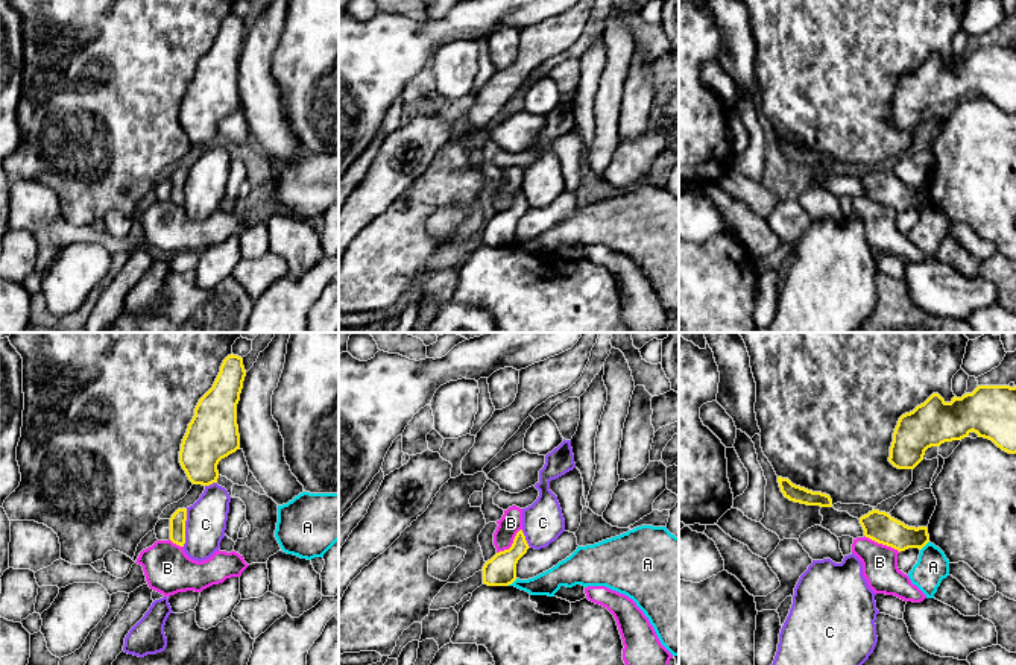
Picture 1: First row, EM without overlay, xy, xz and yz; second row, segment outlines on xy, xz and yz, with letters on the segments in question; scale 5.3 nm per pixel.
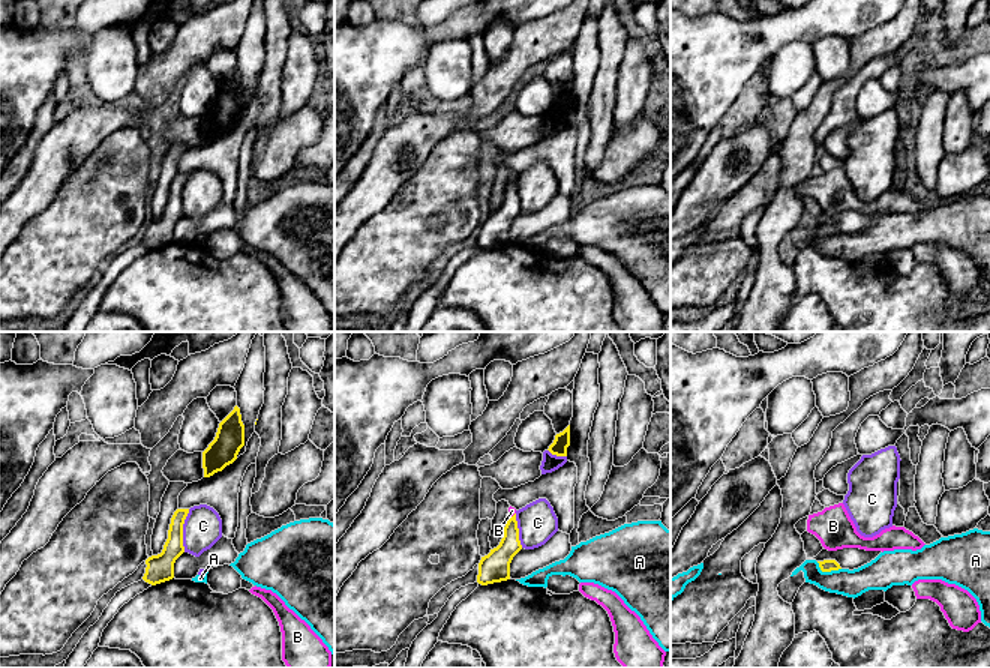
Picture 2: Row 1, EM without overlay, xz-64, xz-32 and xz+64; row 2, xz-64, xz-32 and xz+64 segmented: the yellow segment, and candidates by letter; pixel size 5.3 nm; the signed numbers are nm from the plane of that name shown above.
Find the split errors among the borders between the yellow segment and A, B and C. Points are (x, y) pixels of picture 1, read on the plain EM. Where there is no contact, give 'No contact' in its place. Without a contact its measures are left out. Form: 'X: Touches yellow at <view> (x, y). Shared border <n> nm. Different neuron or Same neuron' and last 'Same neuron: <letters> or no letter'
A: Touches yellow at xz (512, 242). Shared border 70 nm. Different neuron
B: Touches yellow at yz (883, 204). Shared border 220 nm. Different neuron
C: Touches yellow at xy (184, 187). Shared border 200 nm. Different neuron
Same neuron: no letter

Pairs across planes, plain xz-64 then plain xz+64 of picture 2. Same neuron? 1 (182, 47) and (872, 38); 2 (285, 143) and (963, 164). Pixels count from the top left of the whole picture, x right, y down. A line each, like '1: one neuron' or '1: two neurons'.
1: one neuron
2: one neuron

